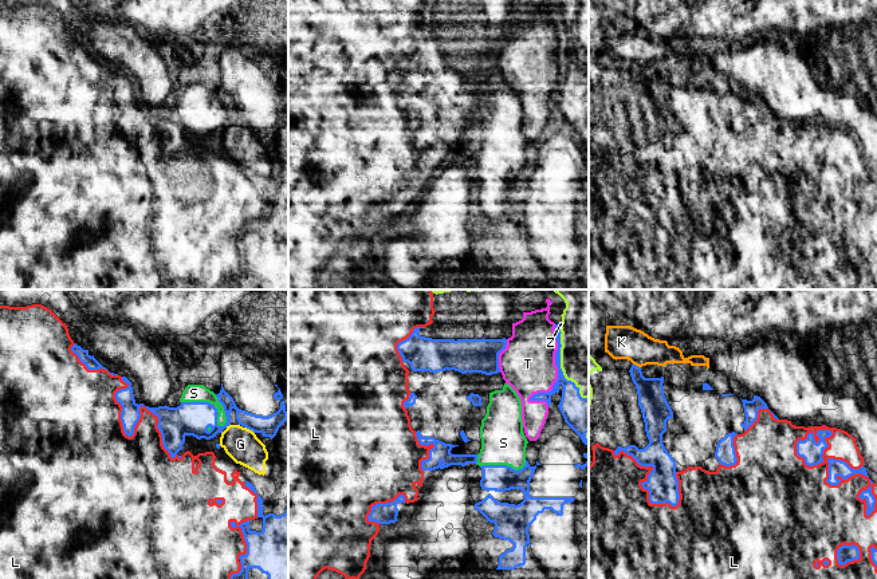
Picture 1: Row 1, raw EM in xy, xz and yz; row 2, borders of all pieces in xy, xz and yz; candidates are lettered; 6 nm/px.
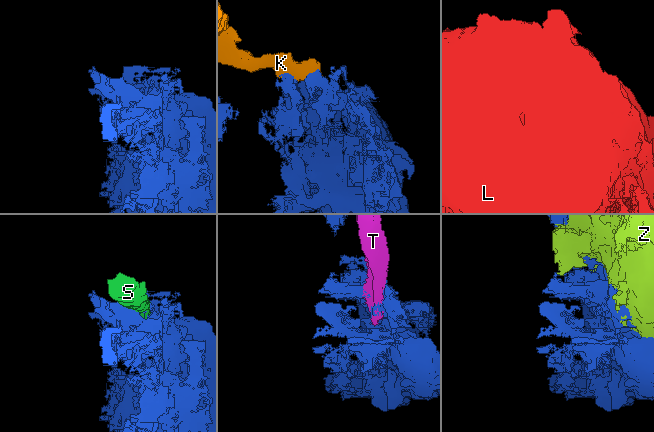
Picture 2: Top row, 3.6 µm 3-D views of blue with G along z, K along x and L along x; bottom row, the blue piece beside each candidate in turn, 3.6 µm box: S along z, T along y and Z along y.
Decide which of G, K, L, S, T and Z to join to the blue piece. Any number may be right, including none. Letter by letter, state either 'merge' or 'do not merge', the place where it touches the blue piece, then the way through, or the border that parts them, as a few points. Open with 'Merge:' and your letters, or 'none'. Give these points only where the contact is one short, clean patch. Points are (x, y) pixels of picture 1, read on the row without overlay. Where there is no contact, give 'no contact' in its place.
Merge: Z
G: do not merge; meets blue in xy at (250, 129)
K: do not merge; meets blue in yz at (637, 66)
L: do not merge; meets blue in xy at (137, 121)
S: do not merge; meets blue in xy at (211, 103)
T: do not merge; meets blue in xz at (558, 77)
Z: merge; meets blue in xz at (559, 65)

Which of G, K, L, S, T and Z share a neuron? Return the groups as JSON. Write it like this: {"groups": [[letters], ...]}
{"groups": [["G", "T"], ["K"], ["L"], ["S"], ["Z"]]}

